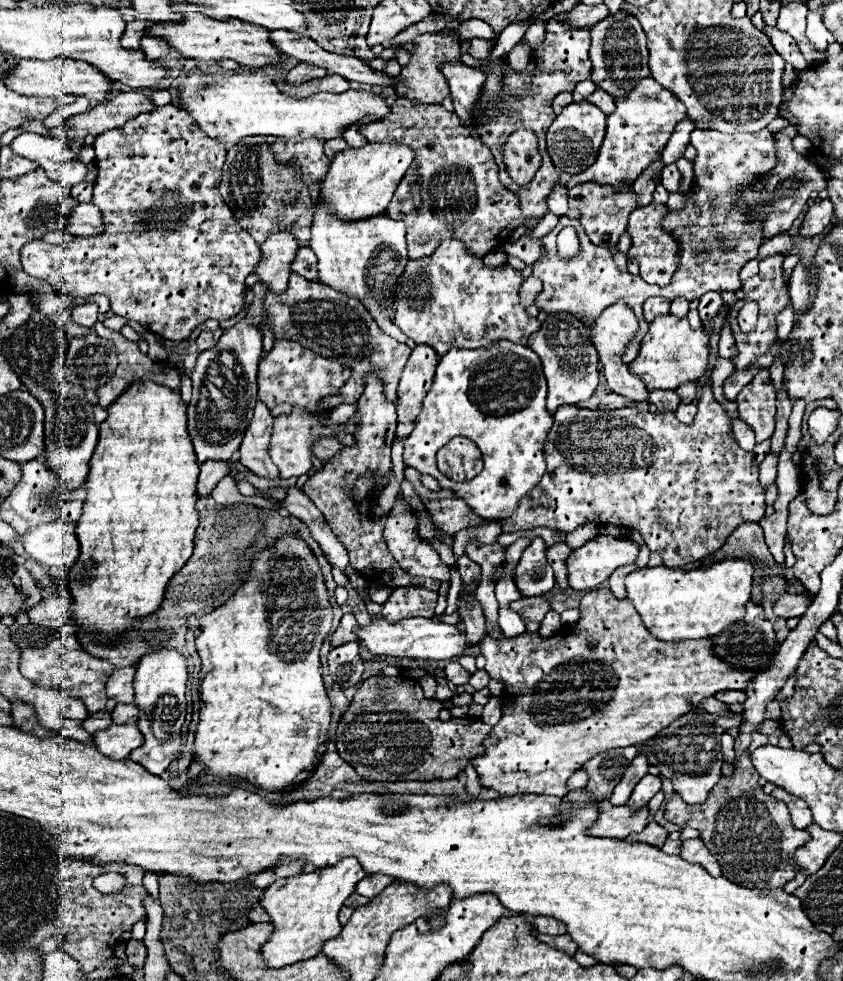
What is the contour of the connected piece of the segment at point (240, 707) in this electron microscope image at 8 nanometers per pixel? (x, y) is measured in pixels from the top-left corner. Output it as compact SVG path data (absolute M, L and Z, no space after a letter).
M284 534L276 538L272 544L268 544L262 552L258 552L252 562L250 562L250 572L248 580L226 600L226 604L218 606L210 614L204 614L200 618L200 634L196 638L196 650L202 660L202 670L200 670L200 722L196 728L196 742L194 742L194 758L200 760L206 768L208 774L228 778L228 776L240 776L246 778L248 782L264 788L264 790L282 790L282 788L292 788L302 784L308 774L314 770L316 760L318 760L318 748L328 740L328 724L330 724L330 700L326 696L326 688L322 682L322 672L320 672L320 648L324 638L328 636L332 628L332 616L334 608L330 604L330 594L326 590L326 582L320 570L320 564L310 550L310 546L300 538L298 534Z

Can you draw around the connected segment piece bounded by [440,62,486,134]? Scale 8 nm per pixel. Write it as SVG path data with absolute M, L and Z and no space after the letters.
M460 62L442 64L440 66L452 94L454 112L466 126L470 134L474 134L474 124L470 124L470 108L474 108L474 100L482 94L482 84L486 82L486 72L480 68L472 68Z

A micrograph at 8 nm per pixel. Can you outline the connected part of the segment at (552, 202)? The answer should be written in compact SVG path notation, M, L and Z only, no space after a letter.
M560 182L554 186L554 190L550 192L548 196L548 210L556 216L564 216L568 212L568 206L566 206L566 186Z

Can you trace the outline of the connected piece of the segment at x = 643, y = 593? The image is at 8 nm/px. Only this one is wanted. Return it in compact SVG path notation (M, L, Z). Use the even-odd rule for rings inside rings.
M728 558L712 564L710 568L672 570L666 566L642 568L626 576L626 598L632 600L636 612L642 616L646 630L662 642L684 642L718 636L730 624L736 624L746 614L746 602L752 590L752 562L742 558Z

